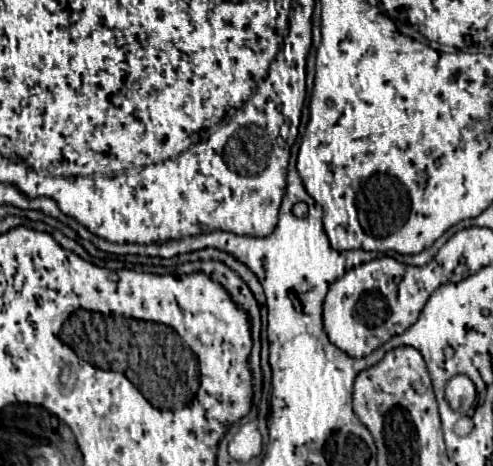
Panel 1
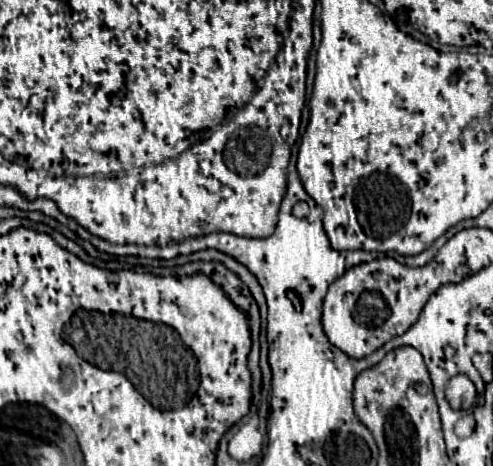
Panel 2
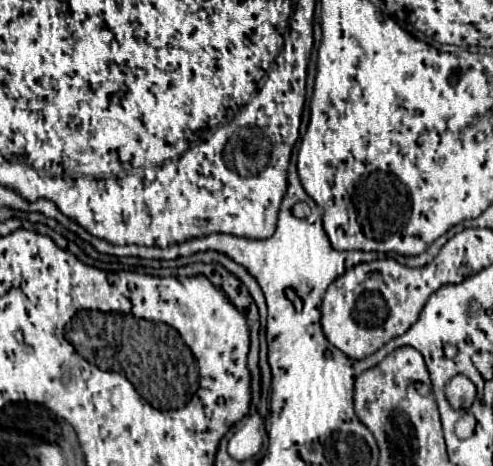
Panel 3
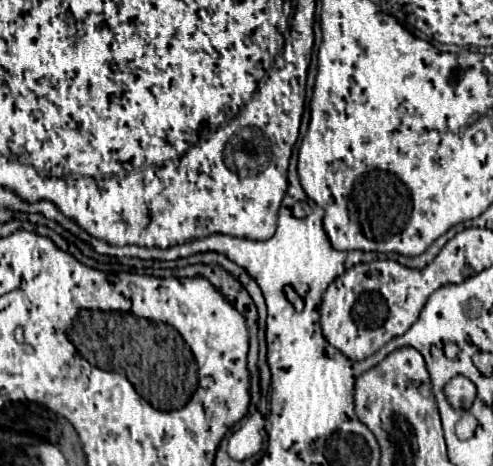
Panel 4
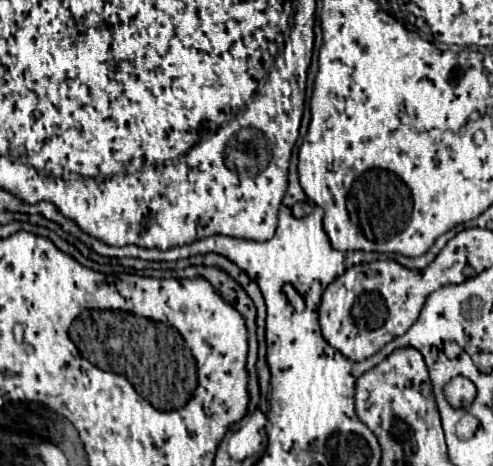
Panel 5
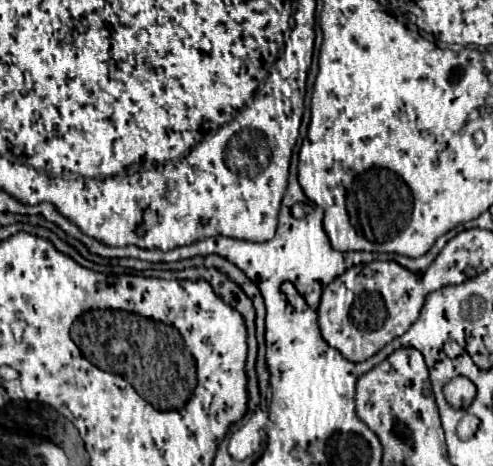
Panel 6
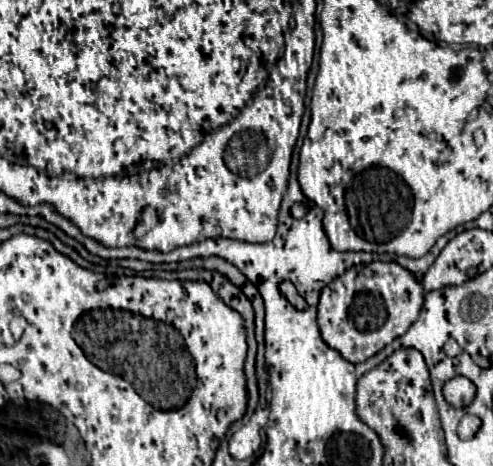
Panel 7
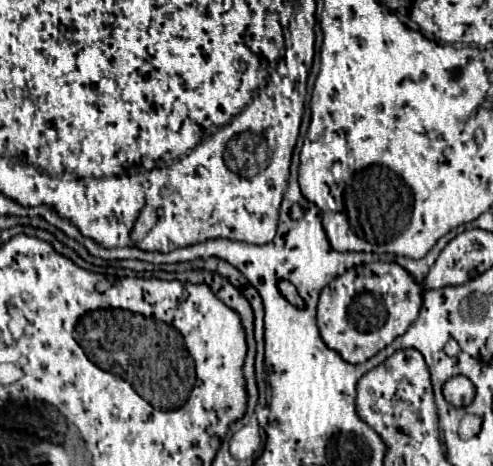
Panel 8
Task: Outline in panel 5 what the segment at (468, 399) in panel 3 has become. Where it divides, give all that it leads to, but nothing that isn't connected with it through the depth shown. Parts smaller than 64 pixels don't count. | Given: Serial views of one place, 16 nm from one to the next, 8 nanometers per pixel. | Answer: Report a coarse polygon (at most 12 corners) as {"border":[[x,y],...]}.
{"border":[[456,376],[444,386],[452,408],[468,410],[476,386]]}

